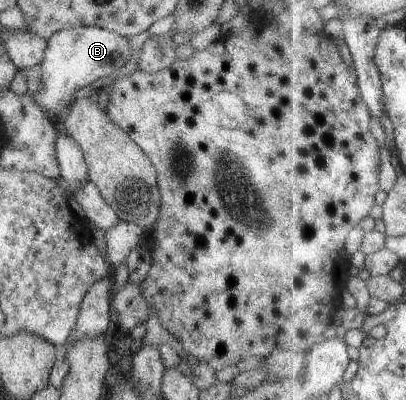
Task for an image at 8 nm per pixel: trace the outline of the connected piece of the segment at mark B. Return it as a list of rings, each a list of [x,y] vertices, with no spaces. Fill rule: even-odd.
[[[78,26],[55,31],[47,39],[46,49],[38,67],[42,87],[36,93],[29,93],[29,95],[32,97],[32,101],[44,113],[50,115],[55,122],[58,122],[64,114],[64,107],[70,103],[70,99],[72,99],[77,89],[85,85],[104,83],[109,75],[124,66],[126,61],[130,59],[131,54],[132,47],[128,45],[127,38],[114,33],[114,31],[108,31],[108,29],[102,29],[96,26]]]

